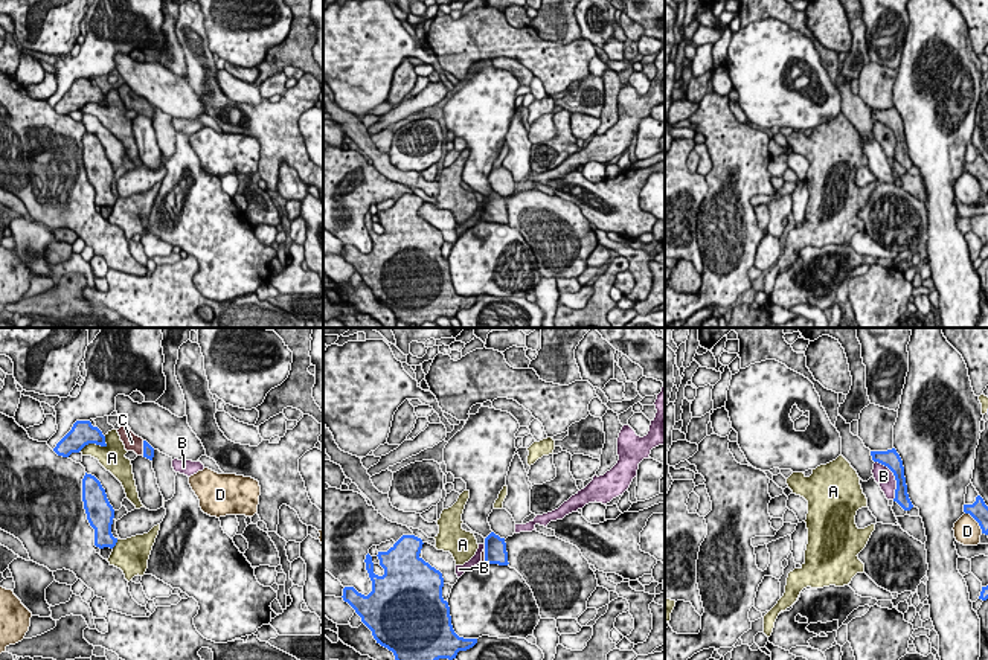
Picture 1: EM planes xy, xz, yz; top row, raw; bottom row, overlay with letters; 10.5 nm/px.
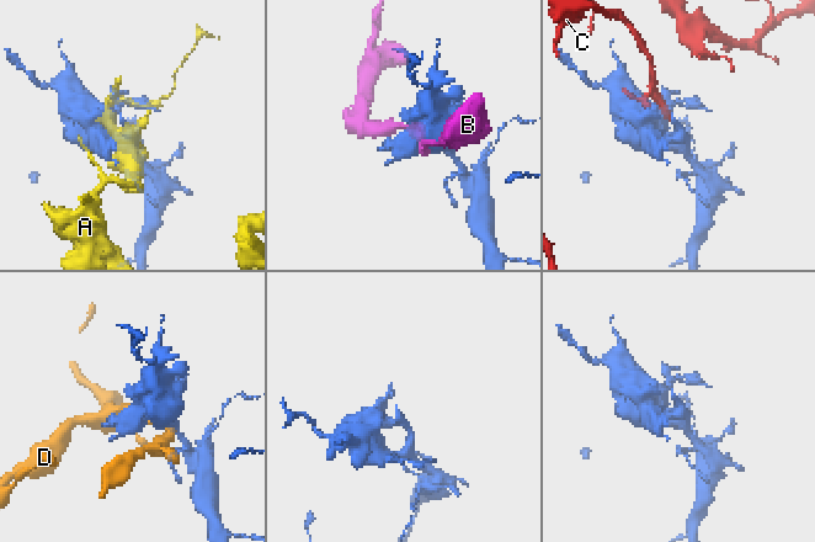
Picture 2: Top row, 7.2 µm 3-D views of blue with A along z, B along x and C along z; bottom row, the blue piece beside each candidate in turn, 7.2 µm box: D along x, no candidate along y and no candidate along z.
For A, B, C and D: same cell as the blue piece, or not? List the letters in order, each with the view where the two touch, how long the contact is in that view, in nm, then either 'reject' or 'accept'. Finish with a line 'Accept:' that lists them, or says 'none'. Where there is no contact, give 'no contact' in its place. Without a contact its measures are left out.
A: xy | 320 nm | reject
B: yz | 460 nm | reject
C: xy | 160 nm | accept
D: yz | 280 nm | reject
Accept: C

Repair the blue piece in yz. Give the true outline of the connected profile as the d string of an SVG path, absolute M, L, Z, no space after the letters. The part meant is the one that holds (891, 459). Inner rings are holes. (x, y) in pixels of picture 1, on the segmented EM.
M895 448L887 450L887 451L871 451L872 460L878 462L884 466L887 466L897 480L897 489L895 489L895 498L904 511L910 511L913 508L909 494L907 494L907 485L906 485L906 477L904 477L904 466L900 454L897 453Z

